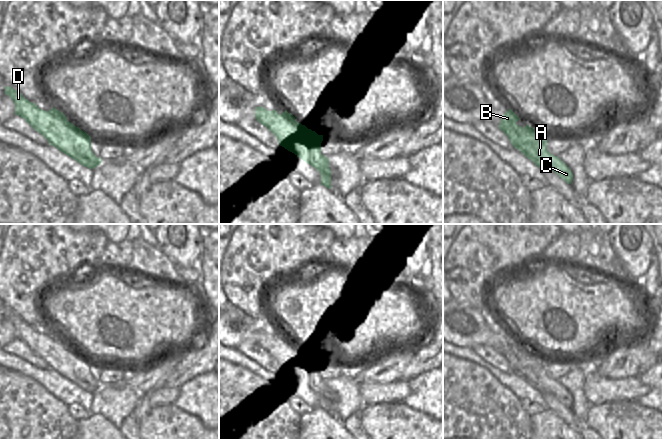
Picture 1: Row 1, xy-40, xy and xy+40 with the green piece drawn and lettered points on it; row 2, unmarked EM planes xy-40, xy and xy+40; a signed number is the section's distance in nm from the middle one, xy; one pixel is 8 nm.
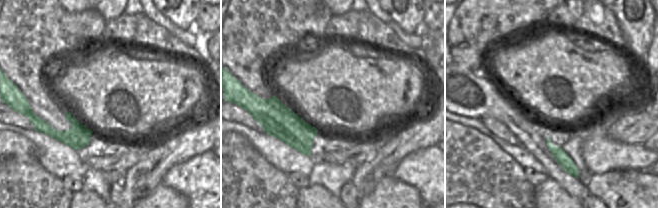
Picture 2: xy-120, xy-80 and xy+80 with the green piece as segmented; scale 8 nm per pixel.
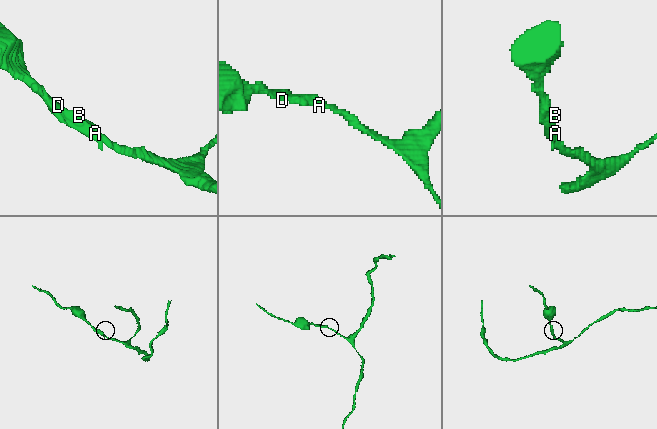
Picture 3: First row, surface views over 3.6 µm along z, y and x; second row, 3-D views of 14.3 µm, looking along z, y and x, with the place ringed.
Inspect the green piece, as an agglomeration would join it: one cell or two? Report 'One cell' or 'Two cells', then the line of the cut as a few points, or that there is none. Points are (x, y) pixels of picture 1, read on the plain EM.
One cell. No split

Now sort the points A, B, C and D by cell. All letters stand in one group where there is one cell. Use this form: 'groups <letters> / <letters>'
groups A B C D

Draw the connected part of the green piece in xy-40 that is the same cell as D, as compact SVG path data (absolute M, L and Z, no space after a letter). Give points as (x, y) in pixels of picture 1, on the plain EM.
M5 310L5 319L8 319L15 328L15 339L22 341L35 355L40 357L49 369L56 371L84 391L94 393L101 388L102 383L96 381L91 374L91 361L67 344L67 341L55 331L49 335L40 333L35 327L28 325L21 317L12 311Z

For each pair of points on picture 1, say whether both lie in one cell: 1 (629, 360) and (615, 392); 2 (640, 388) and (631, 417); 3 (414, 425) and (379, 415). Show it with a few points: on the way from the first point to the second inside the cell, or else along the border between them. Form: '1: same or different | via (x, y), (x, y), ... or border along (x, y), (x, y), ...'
1: different | border along (598, 372), (606, 378), (638, 376)
2: different | border along (636, 400), (616, 400), (613, 403)
3: same | via (405, 425), (388, 424)

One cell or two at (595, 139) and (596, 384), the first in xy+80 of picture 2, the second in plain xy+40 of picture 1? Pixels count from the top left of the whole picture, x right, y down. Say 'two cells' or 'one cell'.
one cell

